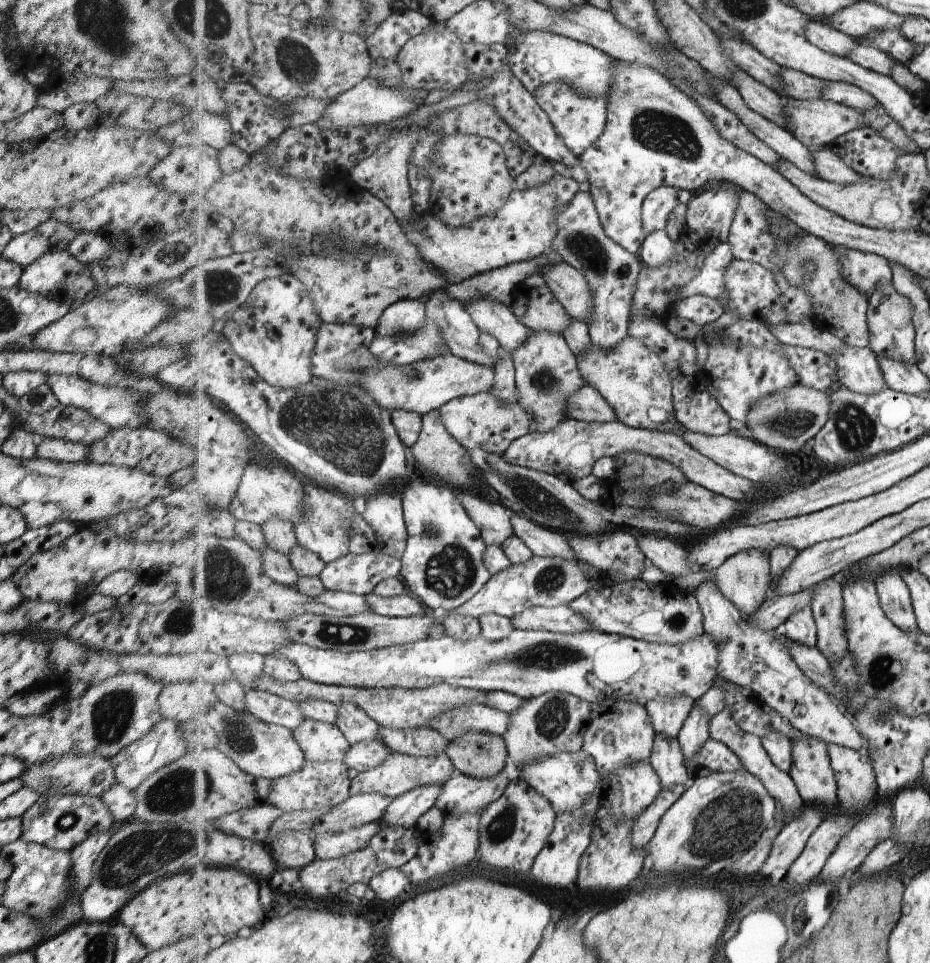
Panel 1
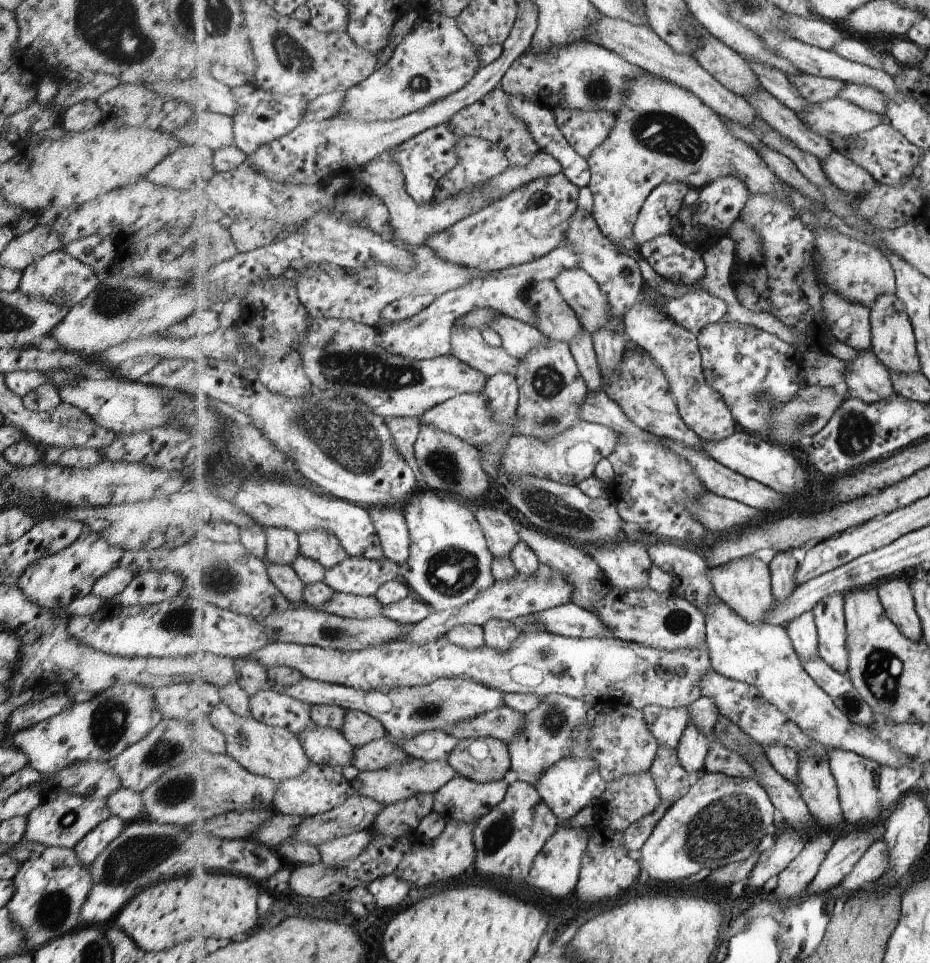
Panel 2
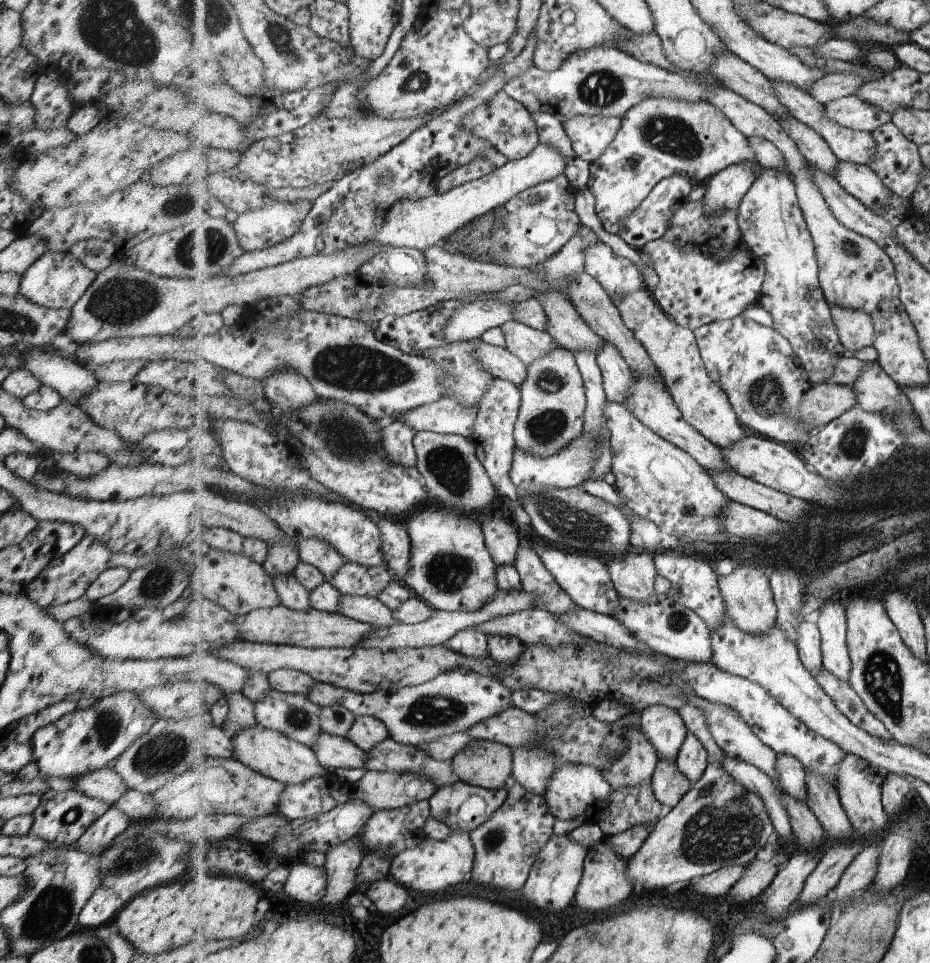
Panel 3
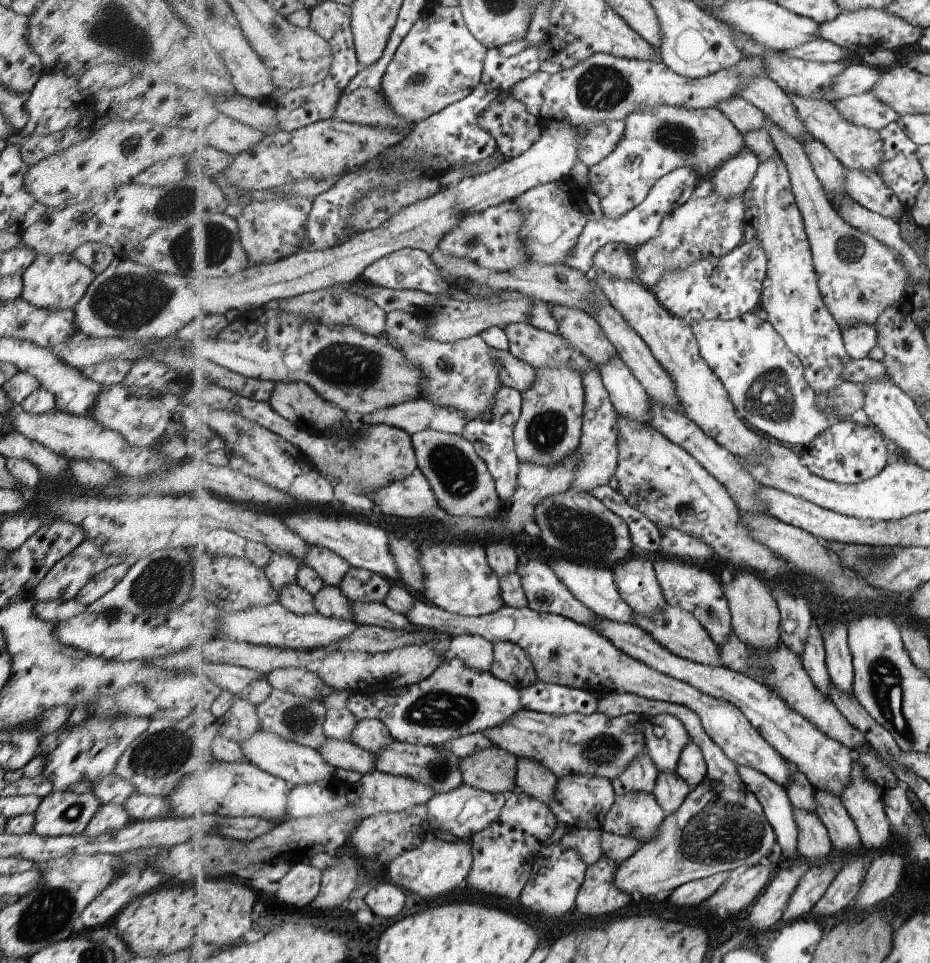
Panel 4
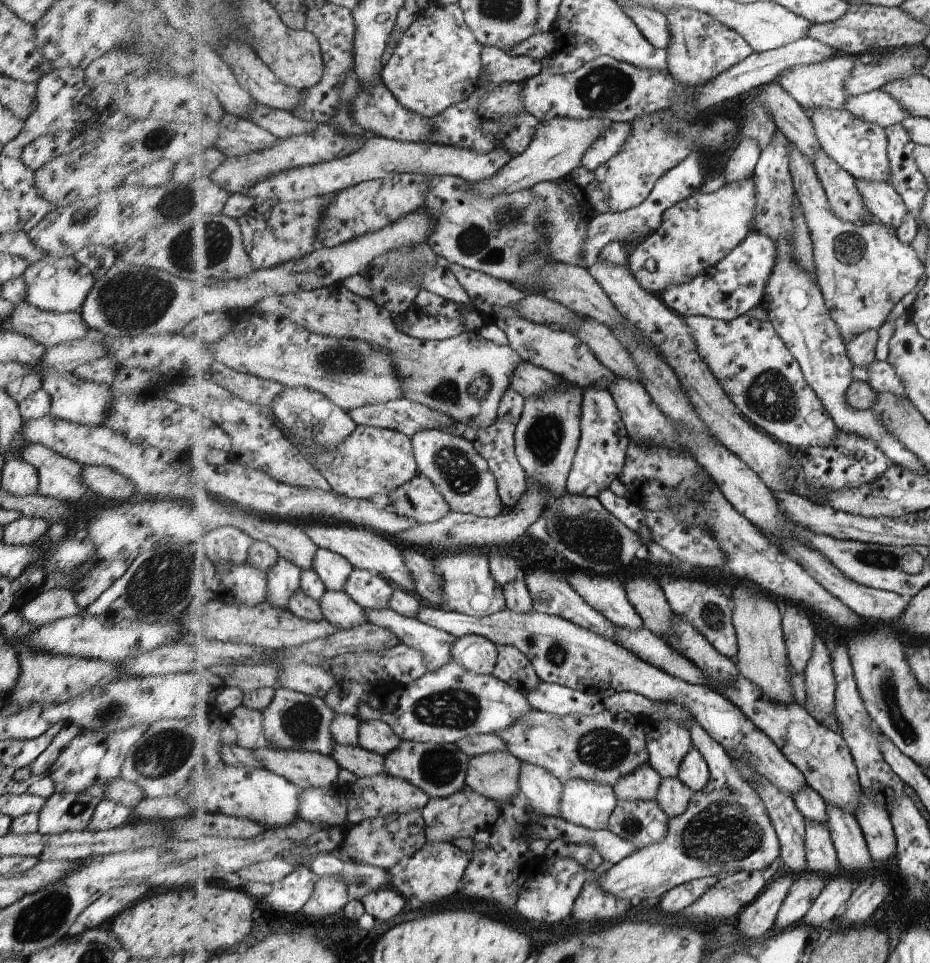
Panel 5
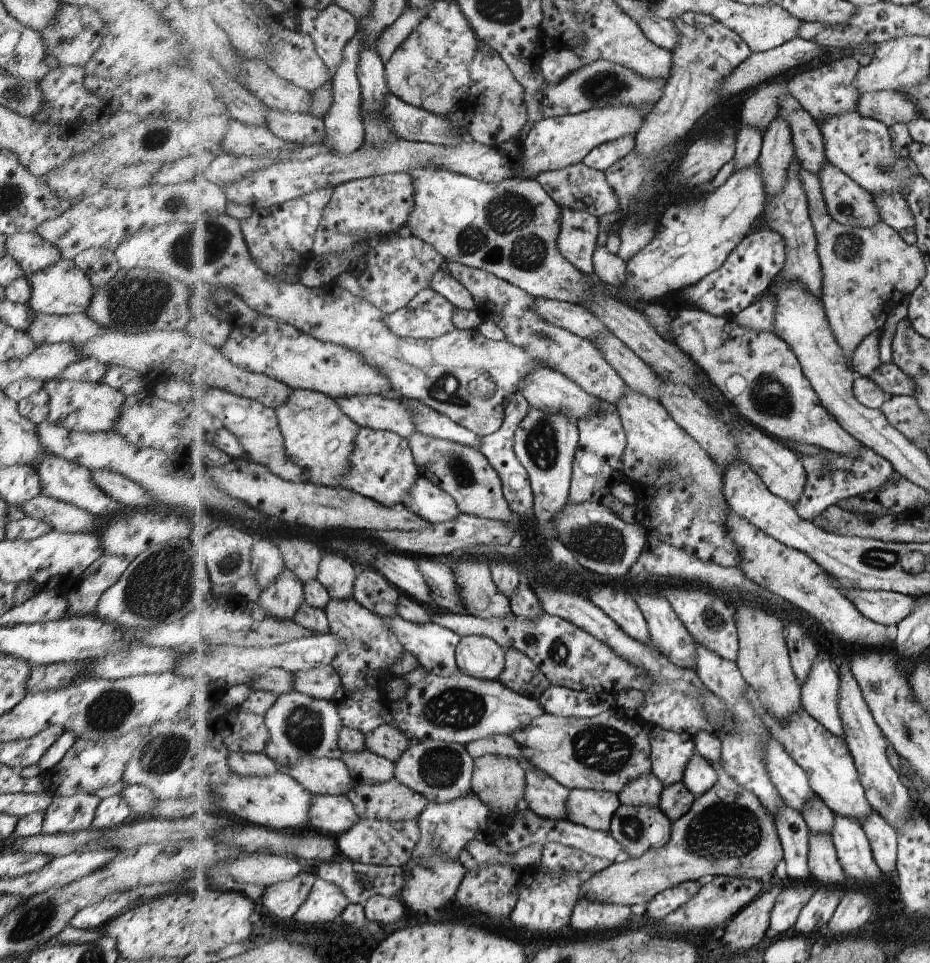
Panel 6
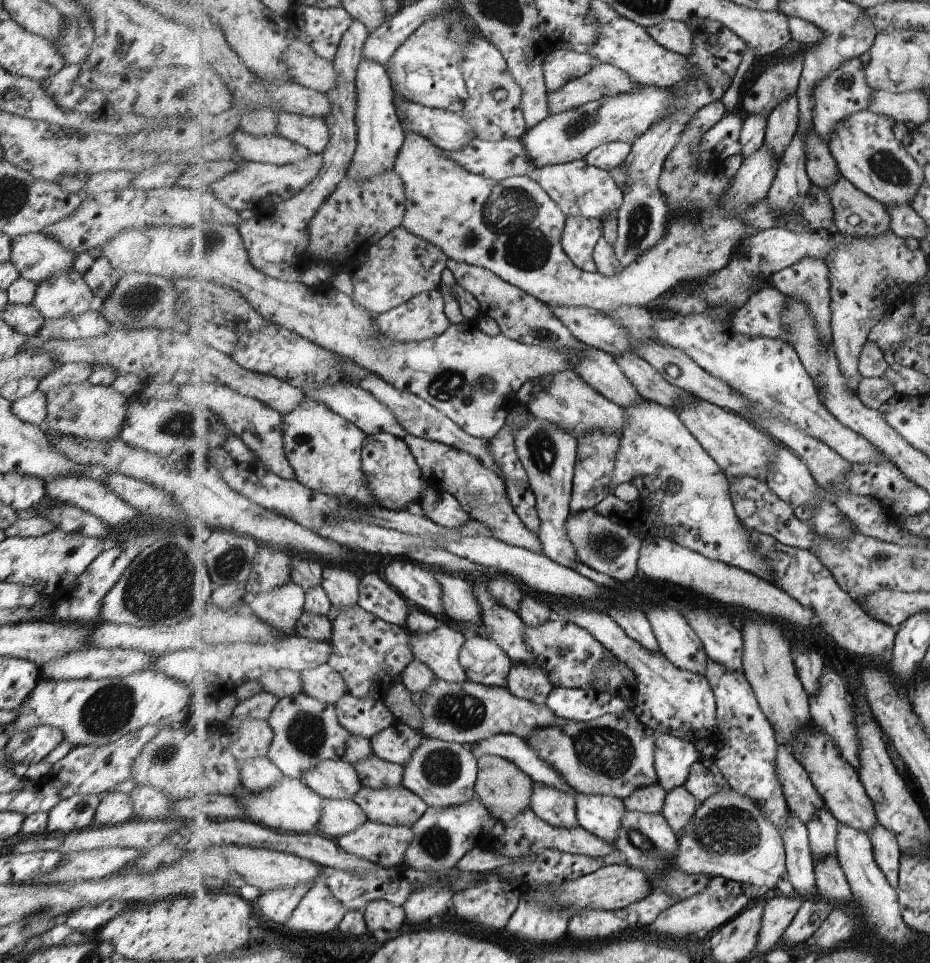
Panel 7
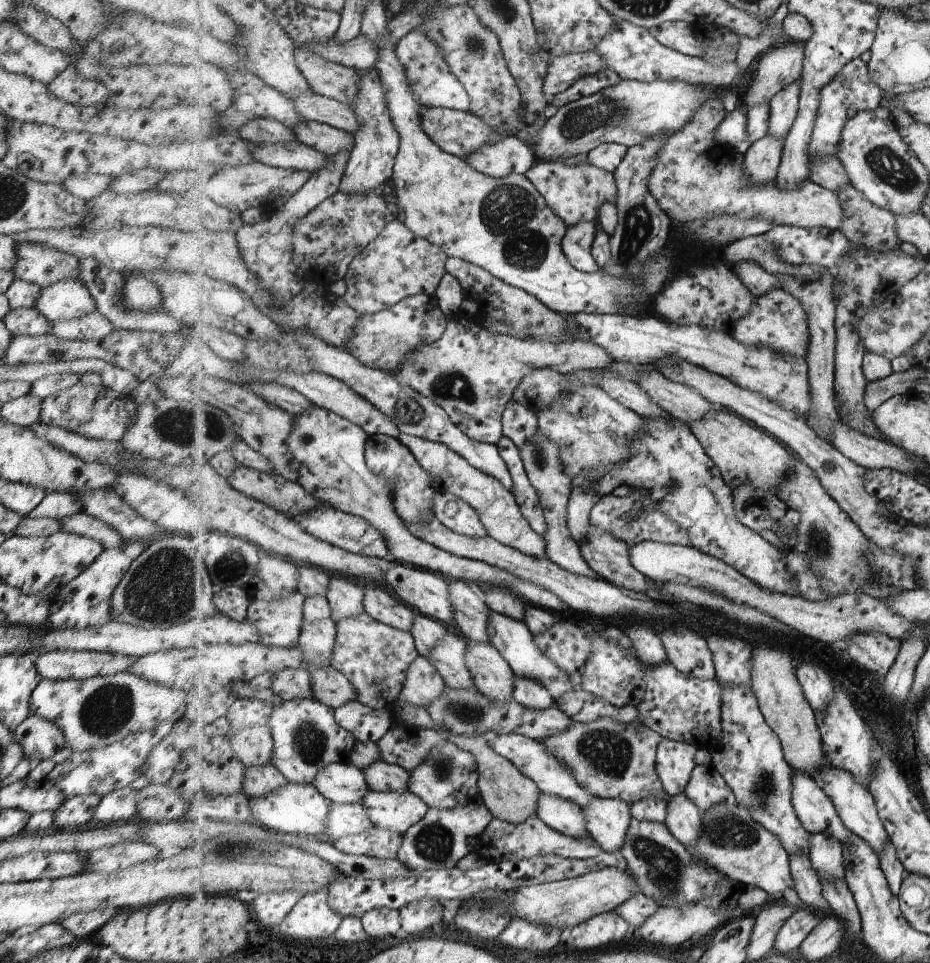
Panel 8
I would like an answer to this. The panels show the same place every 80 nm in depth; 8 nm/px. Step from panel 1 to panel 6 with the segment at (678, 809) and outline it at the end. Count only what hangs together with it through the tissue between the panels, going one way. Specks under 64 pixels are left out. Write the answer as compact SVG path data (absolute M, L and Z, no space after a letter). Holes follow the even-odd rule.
M703 731L694 736L694 741L696 752L710 760L716 768L718 781L705 794L696 797L692 809L683 818L673 820L672 837L665 846L662 846L661 849L648 850L639 858L629 858L622 863L613 863L594 874L582 886L582 895L587 895L596 901L630 907L633 904L648 904L668 888L703 877L737 875L767 881L773 876L777 862L781 862L781 859L784 858L782 839L779 836L774 815L758 794L742 785L724 769L722 740L719 735Z

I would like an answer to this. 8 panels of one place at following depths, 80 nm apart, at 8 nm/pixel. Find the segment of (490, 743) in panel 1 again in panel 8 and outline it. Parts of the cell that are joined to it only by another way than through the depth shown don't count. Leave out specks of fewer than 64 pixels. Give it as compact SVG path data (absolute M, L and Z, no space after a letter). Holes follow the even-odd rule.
M481 735L467 738L466 736L453 736L453 742L461 748L471 751L478 760L478 796L486 807L494 814L495 819L508 823L520 823L529 817L537 815L538 800L542 796L539 785L515 766L508 758L500 755L489 742L490 736Z

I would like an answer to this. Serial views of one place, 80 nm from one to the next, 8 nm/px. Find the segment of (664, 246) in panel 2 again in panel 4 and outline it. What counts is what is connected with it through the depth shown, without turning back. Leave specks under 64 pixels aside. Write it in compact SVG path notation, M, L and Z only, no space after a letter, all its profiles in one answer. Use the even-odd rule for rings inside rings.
M745 241L727 256L711 255L696 260L687 268L673 270L666 267L664 263L660 264L661 278L650 290L665 310L685 320L691 326L711 319L728 321L761 306L768 264L767 253L760 246L757 243Z

